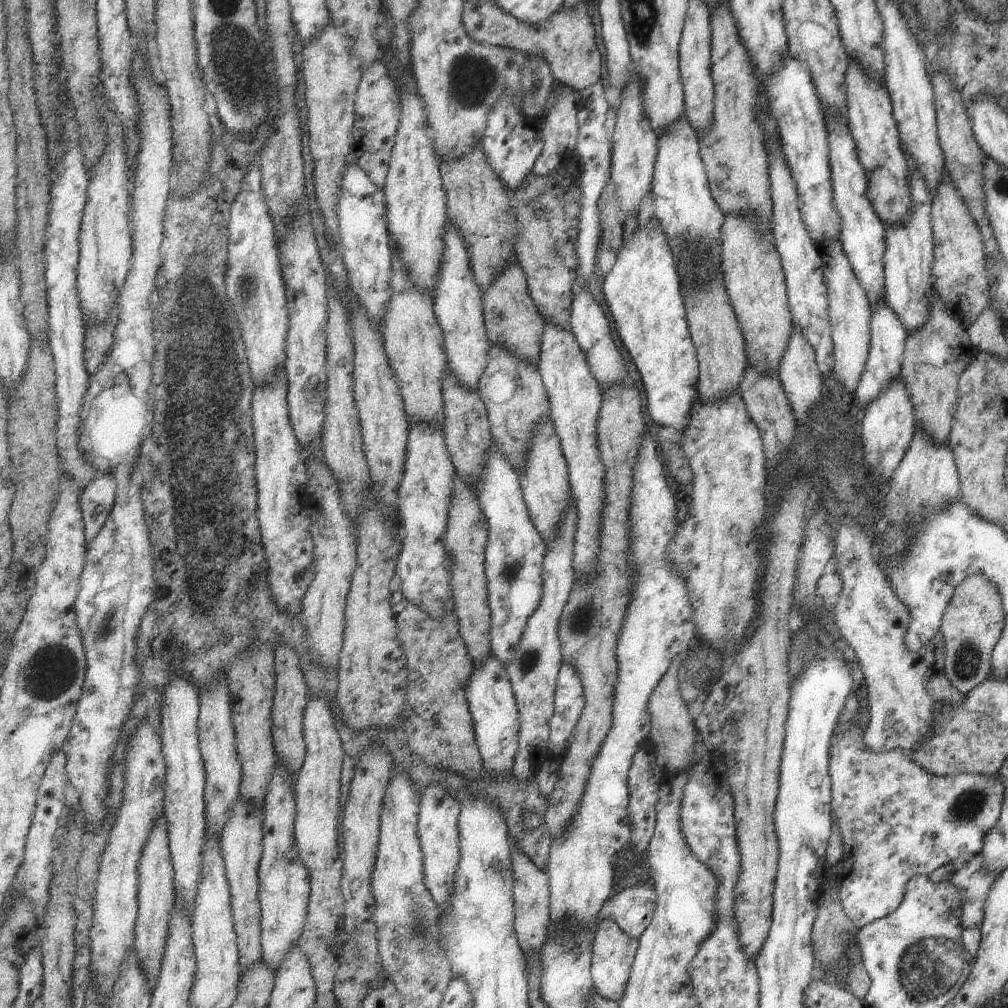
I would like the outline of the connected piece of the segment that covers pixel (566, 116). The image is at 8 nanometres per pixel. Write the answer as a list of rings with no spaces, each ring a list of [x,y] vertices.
[[[561,86],[555,95],[558,96],[558,100],[543,117],[542,131],[544,134],[544,149],[538,156],[533,170],[533,174],[540,177],[551,177],[556,171],[559,171],[566,162],[576,156],[580,131],[577,92],[573,92],[573,90],[567,88],[567,86]]]

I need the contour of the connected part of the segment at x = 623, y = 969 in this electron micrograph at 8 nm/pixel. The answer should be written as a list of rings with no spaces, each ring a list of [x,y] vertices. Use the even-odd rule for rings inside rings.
[[[603,919],[595,933],[592,975],[596,990],[605,998],[619,1002],[628,989],[636,954],[640,949],[640,939],[628,935],[615,919]]]

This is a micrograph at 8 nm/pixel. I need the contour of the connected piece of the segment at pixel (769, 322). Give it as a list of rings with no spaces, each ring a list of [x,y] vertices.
[[[729,214],[724,215],[720,243],[722,281],[743,335],[747,365],[758,373],[773,375],[792,333],[792,322],[784,276],[771,234],[763,235],[751,218]]]

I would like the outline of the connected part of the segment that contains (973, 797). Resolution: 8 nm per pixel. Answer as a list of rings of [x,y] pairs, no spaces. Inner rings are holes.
[[[836,721],[833,727],[833,734],[830,738],[829,747],[829,764],[828,775],[830,778],[830,811],[832,822],[837,827],[838,837],[841,839],[842,857],[840,862],[840,873],[838,891],[838,901],[841,908],[847,915],[847,918],[856,926],[857,929],[869,923],[875,922],[877,919],[886,917],[891,914],[896,906],[902,901],[904,894],[904,886],[912,876],[925,875],[933,872],[939,866],[950,866],[951,874],[947,877],[947,881],[953,883],[953,886],[960,892],[962,896],[960,902],[960,925],[962,928],[978,924],[980,926],[983,905],[986,899],[987,891],[994,881],[994,876],[987,874],[982,867],[981,846],[985,833],[997,822],[1000,815],[1001,801],[1002,801],[1002,784],[998,776],[986,777],[983,775],[976,775],[973,773],[961,773],[952,777],[938,777],[926,773],[920,769],[912,759],[907,760],[903,758],[902,751],[899,749],[888,750],[885,752],[874,753],[867,750],[862,741],[862,732],[856,723],[851,721]]]

